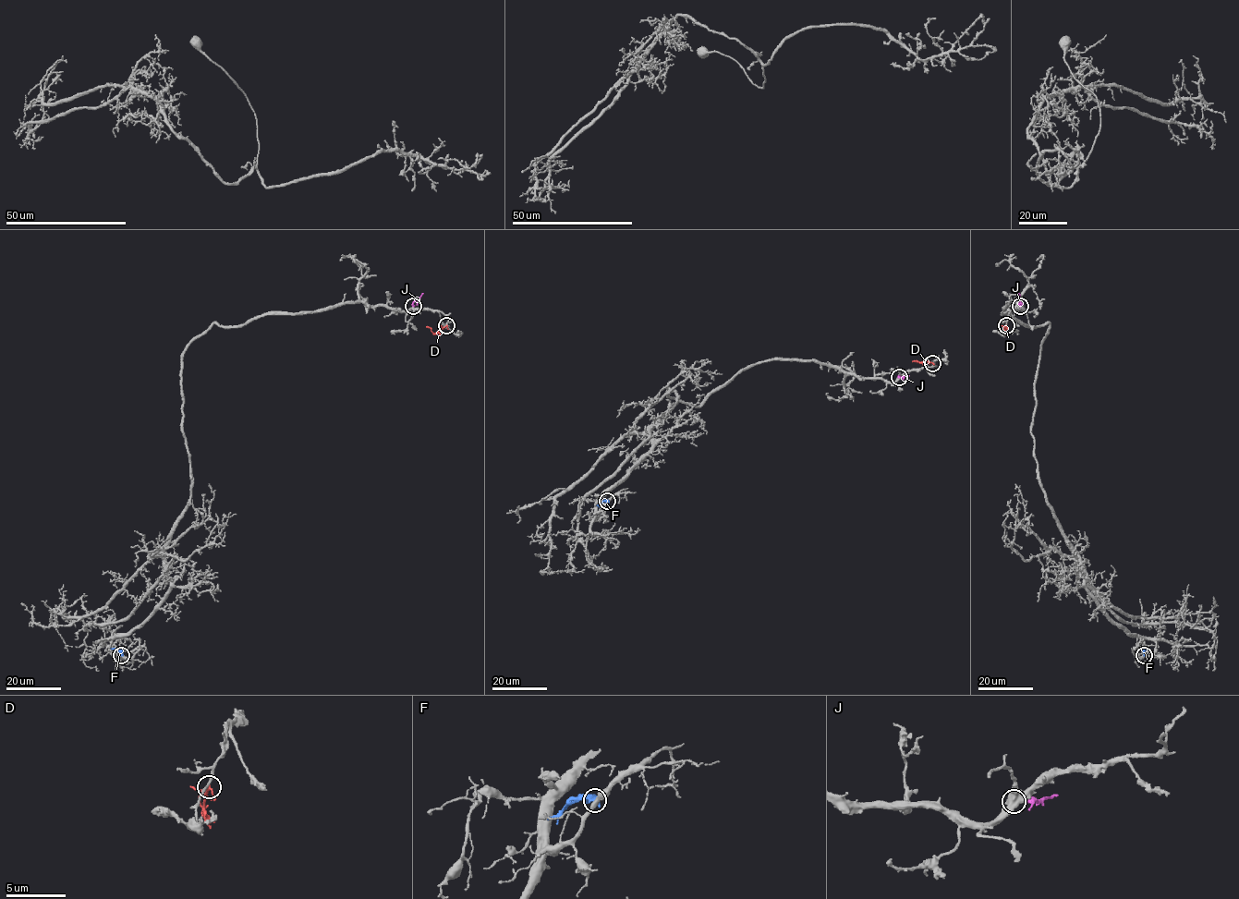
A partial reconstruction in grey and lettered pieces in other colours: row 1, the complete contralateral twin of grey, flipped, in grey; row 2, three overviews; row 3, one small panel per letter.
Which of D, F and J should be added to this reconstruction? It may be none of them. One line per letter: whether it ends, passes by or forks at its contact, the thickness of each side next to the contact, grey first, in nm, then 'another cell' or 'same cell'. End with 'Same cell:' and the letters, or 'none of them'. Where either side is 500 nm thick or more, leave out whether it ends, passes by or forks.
D: it passes by; 190 nm thick on the grey side, 170 nm on the other; another cell
F: it ends there; 360 nm thick on the grey side, 400 nm on the other; another cell
J: it ends there; 440 nm thick on the grey side, 360 nm on the other; same cell
Same cell: J

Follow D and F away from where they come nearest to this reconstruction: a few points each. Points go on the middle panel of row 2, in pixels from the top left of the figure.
D: (932, 363), (912, 361)
F: (607, 501), (596, 505)

